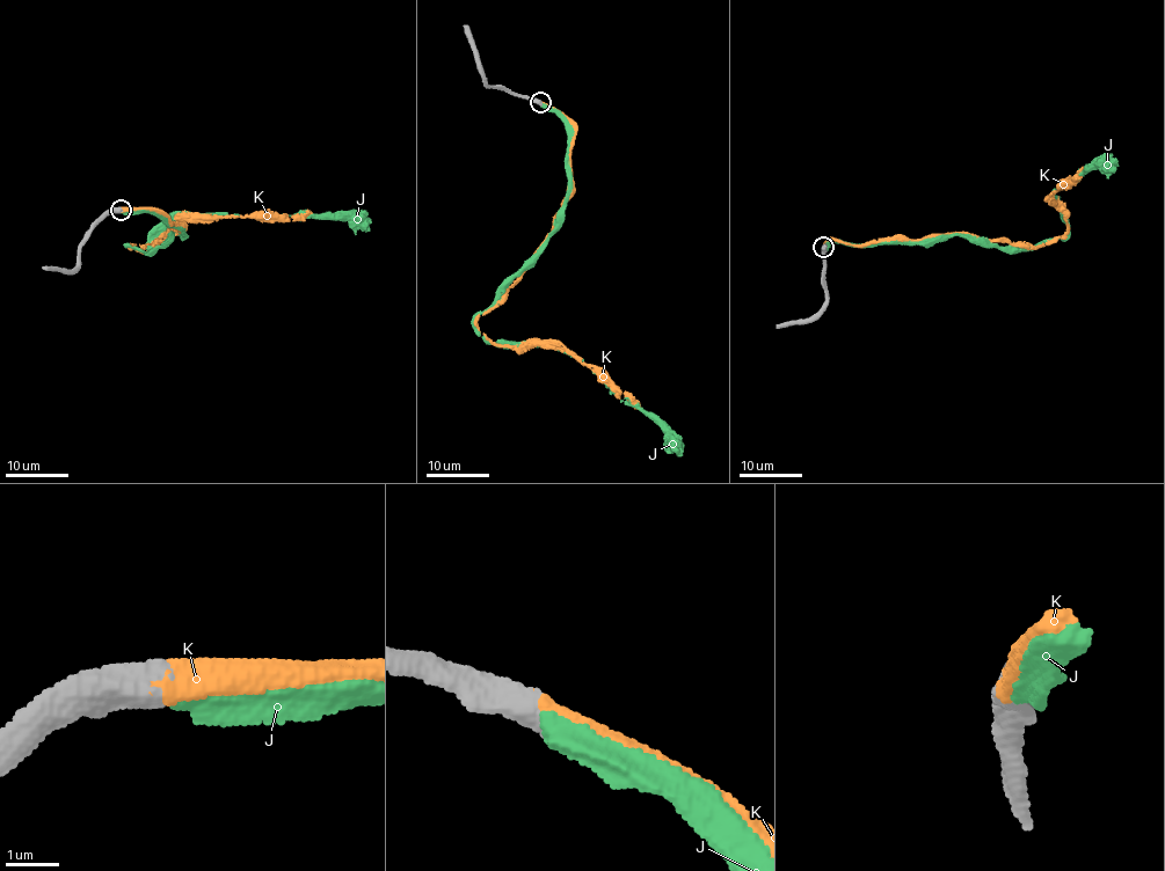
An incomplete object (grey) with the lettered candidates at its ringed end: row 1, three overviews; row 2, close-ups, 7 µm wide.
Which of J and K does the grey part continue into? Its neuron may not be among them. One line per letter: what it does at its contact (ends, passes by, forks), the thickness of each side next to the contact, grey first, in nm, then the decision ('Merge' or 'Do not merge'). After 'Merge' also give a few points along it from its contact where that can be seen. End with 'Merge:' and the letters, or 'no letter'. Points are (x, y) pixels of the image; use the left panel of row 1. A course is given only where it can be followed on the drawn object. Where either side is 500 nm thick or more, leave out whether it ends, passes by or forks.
J: Thickness 600 nm (grey) against 500 nm. Do not merge
K: Thickness 650 nm (grey) against 550 nm. Merge. Its course: (119, 211), (159, 211), (186, 227), (145, 251), (131, 248), (184, 221), (312, 212)
Merge: K

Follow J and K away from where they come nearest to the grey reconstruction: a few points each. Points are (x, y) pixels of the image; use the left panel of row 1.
J: (122, 211), (148, 212), (186, 233), (175, 232), (145, 253), (128, 244), (142, 249), (175, 213), (371, 219)
K: (119, 211), (159, 211), (186, 227), (145, 251), (131, 248), (184, 221), (312, 212)

